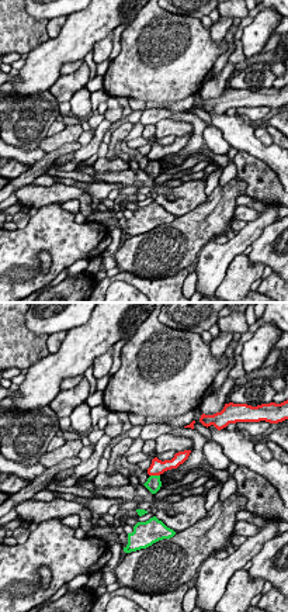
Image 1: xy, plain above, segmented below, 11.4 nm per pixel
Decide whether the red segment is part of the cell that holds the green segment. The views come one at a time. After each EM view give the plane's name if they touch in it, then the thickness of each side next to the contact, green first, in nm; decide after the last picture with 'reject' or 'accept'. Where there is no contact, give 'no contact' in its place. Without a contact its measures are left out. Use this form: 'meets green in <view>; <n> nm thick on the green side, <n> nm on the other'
meets green in xy; 170 nm thick on the green side, 170 nm on the other

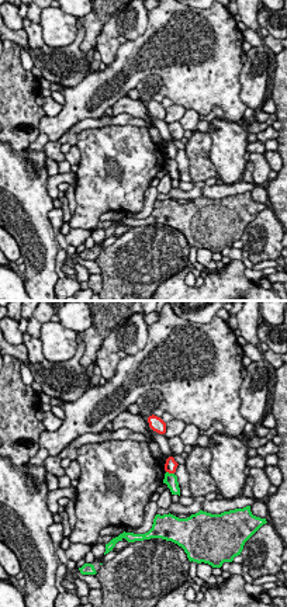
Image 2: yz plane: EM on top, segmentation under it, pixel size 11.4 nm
meets green in yz; 160 nm thick on the green side, 140 nm on the other

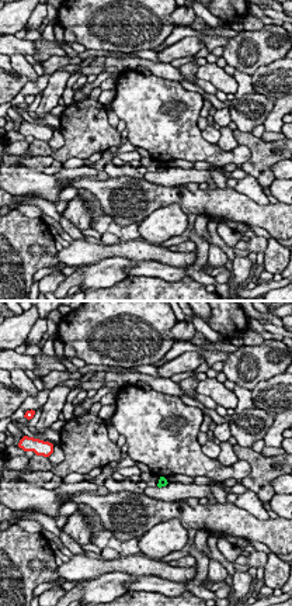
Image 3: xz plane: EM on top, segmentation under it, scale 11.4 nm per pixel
no contact

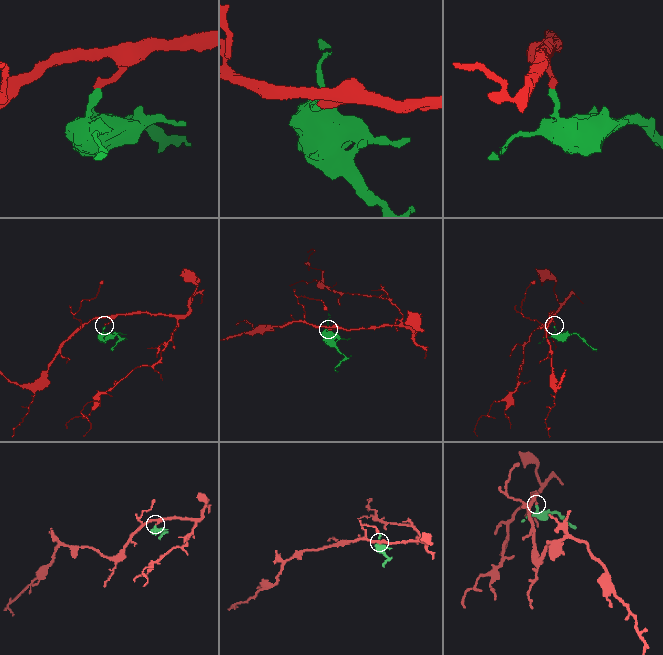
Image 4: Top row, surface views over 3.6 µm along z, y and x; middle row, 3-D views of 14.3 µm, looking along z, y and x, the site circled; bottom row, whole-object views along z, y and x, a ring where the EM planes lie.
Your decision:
reject

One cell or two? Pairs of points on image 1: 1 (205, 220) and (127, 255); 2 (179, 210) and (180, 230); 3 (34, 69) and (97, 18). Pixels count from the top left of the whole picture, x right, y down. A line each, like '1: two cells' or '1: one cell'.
1: one cell
2: two cells
3: one cell

